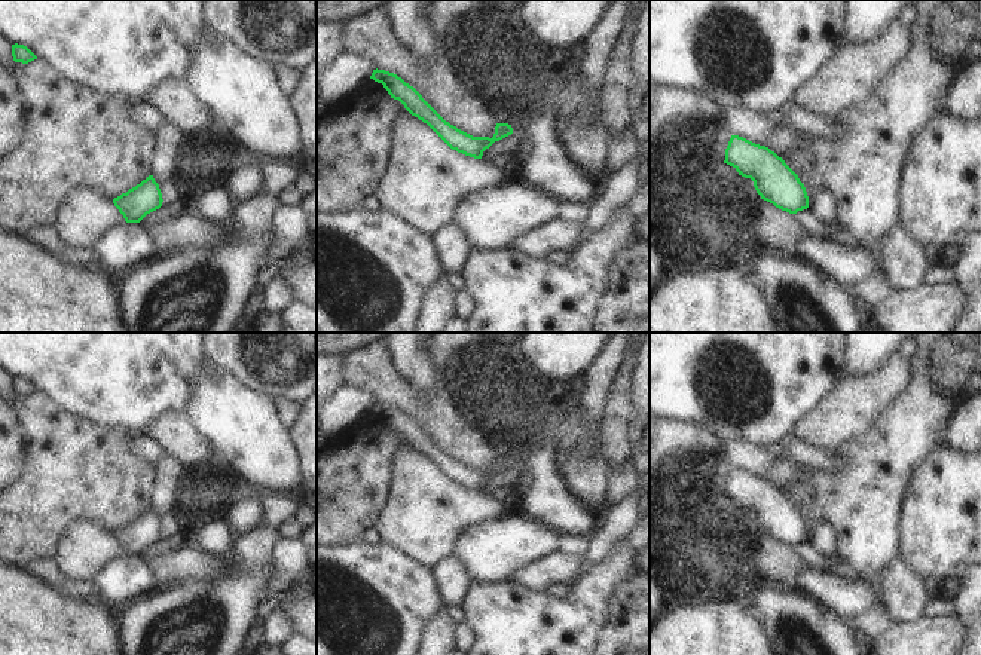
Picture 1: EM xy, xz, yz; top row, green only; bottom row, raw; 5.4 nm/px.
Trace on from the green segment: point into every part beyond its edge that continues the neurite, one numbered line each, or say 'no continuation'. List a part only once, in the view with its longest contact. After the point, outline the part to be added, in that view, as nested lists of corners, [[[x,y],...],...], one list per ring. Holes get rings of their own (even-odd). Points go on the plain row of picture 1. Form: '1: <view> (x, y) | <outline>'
no continuation

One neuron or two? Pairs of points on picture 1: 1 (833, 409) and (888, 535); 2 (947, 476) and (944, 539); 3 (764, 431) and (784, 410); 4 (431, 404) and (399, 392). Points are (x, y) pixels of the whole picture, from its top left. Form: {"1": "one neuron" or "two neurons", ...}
{"1": "two neurons", "2": "one neuron", "3": "one neuron", "4": "one neuron"}

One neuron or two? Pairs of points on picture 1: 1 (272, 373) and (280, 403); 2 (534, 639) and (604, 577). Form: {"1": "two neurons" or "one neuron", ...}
{"1": "two neurons", "2": "one neuron"}

